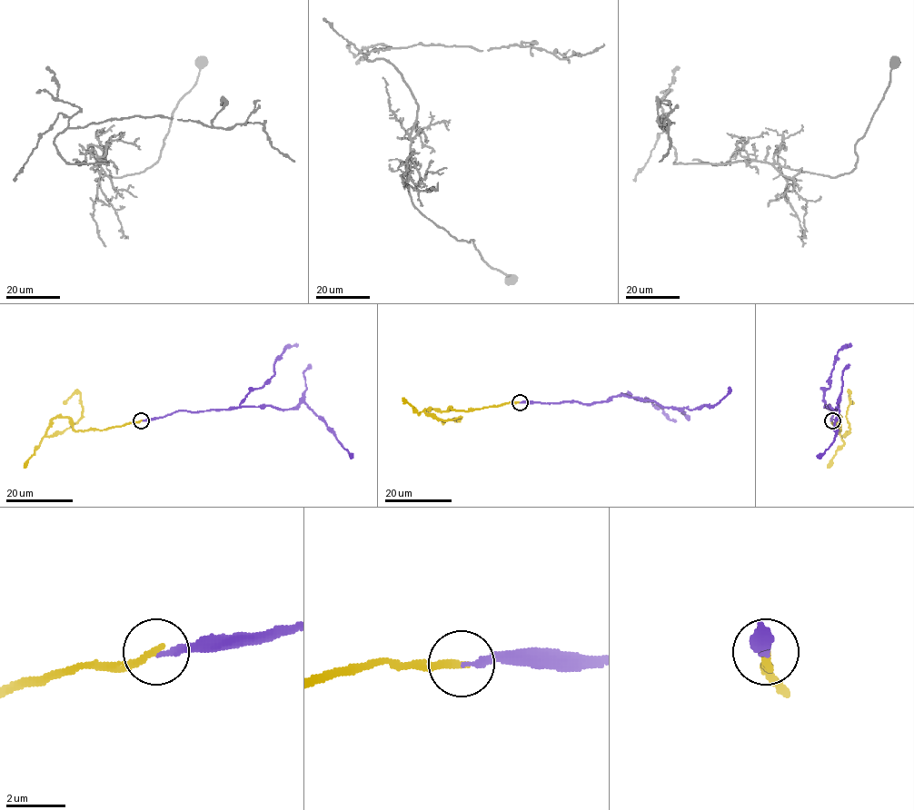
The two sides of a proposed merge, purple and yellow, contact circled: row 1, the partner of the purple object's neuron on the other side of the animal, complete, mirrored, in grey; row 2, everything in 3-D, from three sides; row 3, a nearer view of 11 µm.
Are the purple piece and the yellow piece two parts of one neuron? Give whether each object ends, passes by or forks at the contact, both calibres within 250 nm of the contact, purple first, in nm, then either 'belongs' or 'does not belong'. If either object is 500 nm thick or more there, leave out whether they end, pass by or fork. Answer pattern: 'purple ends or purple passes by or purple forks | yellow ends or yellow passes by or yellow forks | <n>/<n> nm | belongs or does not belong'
purple ends | yellow ends | 200/240 nm | does not belong

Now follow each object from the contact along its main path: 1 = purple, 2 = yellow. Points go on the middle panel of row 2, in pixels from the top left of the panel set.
1: (519, 402), (592, 404), (626, 395), (661, 406), (695, 409), (714, 405), (730, 388)
2: (519, 402), (467, 410), (425, 409), (426, 413), (433, 413), (443, 420), (461, 419), (448, 419), (442, 423)

